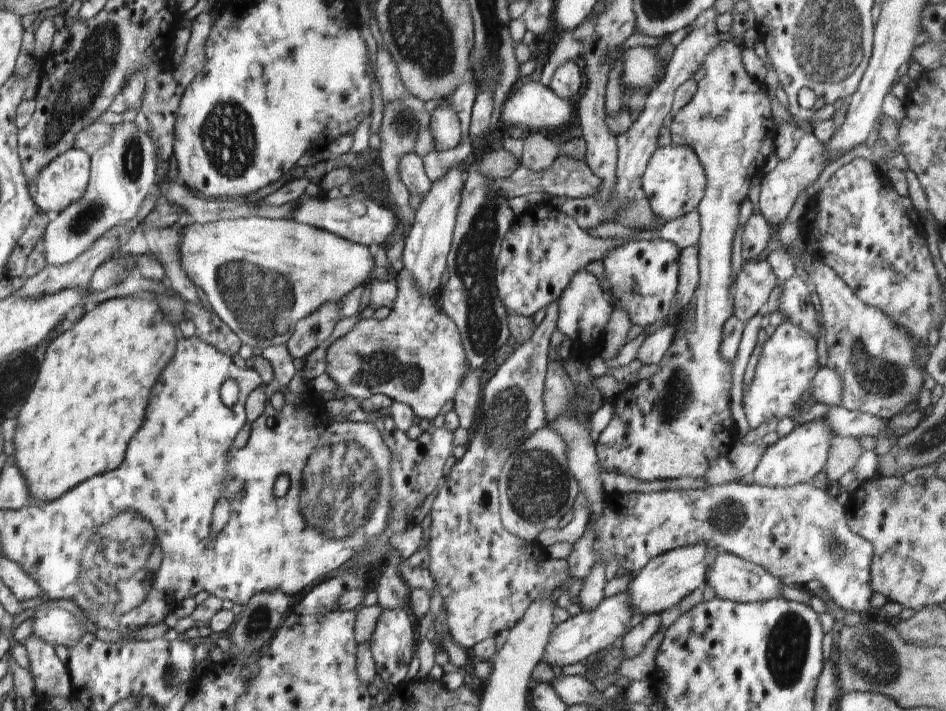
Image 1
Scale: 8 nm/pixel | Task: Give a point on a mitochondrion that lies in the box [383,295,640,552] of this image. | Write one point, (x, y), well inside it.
(537, 488)

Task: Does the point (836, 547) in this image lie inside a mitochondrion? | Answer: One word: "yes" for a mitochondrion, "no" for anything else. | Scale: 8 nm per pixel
yes

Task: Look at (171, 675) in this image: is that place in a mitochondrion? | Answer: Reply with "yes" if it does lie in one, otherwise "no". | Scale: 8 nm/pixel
yes

